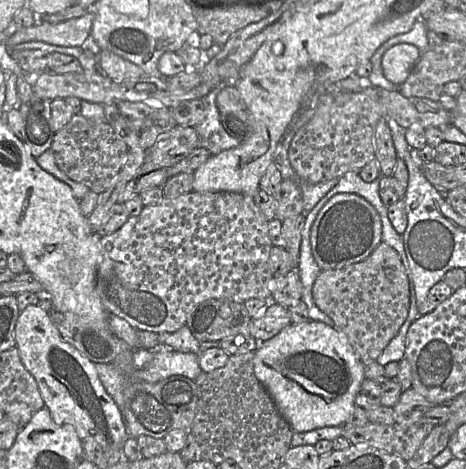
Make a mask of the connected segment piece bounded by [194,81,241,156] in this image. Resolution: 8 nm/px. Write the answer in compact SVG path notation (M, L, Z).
M221 81L205 98L201 99L206 108L206 117L194 127L198 133L199 147L206 148L211 156L236 148L241 144L224 130L220 121L220 112L216 105L217 95L227 86L234 85Z

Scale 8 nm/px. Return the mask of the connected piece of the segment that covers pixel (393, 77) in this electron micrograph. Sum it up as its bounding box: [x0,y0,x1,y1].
[382,43,420,84]

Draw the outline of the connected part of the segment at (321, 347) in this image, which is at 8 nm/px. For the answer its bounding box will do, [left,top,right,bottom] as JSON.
[254,320,365,432]

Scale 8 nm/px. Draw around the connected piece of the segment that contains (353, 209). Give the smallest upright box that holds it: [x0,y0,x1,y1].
[311,193,382,270]

